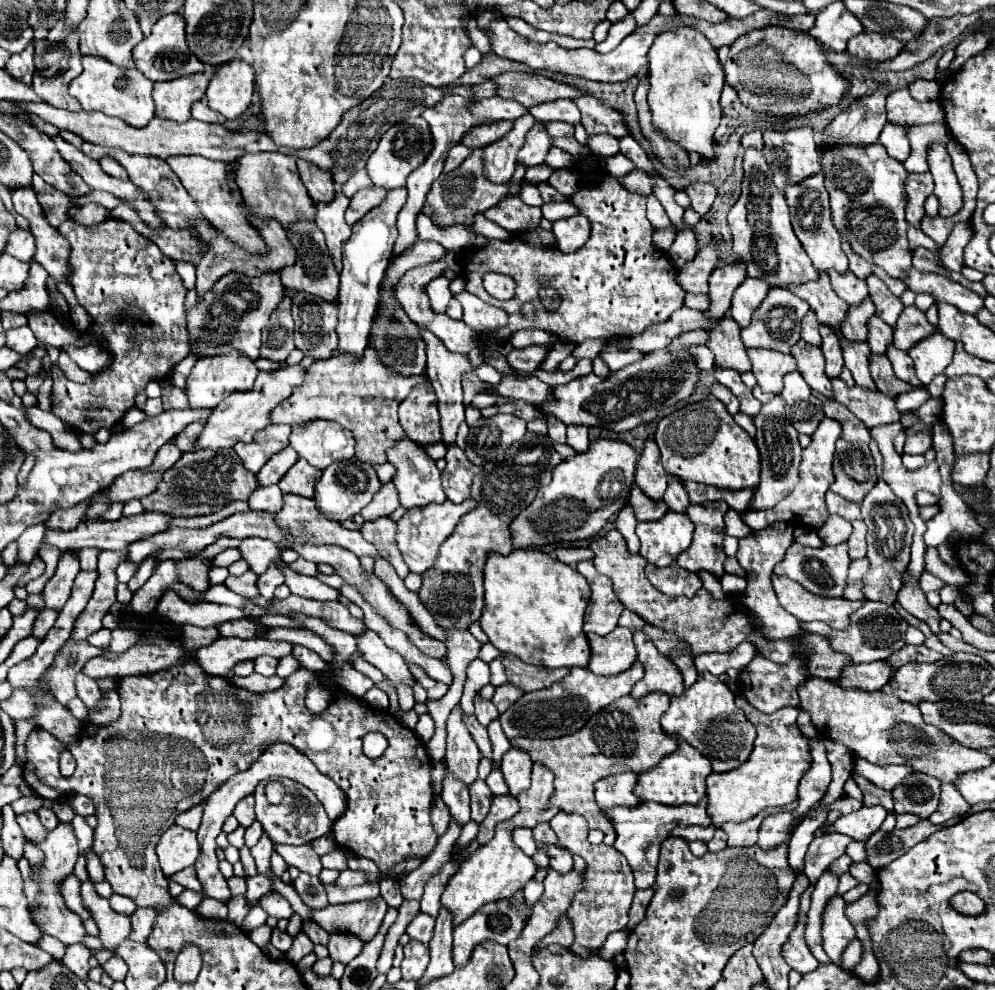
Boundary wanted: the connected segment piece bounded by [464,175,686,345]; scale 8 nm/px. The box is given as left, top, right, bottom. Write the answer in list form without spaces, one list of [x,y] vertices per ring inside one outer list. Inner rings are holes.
[[[606,175],[606,177],[600,177],[596,187],[592,187],[592,185],[580,187],[580,191],[574,193],[570,201],[574,205],[578,205],[580,213],[584,213],[592,223],[590,239],[586,241],[584,247],[580,247],[574,253],[560,253],[558,249],[552,251],[552,249],[542,249],[542,247],[530,247],[524,241],[520,241],[518,237],[514,237],[512,241],[490,239],[484,249],[464,251],[466,289],[470,293],[474,293],[476,297],[480,297],[482,301],[486,301],[490,305],[502,305],[500,301],[490,297],[486,293],[486,289],[482,287],[482,277],[488,271],[510,275],[516,281],[516,295],[508,301],[508,325],[504,329],[500,329],[498,333],[492,333],[492,337],[508,339],[508,335],[518,329],[542,329],[542,331],[548,331],[548,333],[556,335],[558,339],[574,343],[574,345],[580,345],[586,339],[610,341],[610,339],[618,339],[618,337],[638,335],[646,327],[666,321],[678,307],[682,307],[686,293],[676,283],[678,269],[674,269],[674,265],[670,263],[666,253],[660,255],[658,249],[652,245],[652,225],[646,219],[646,197],[644,195],[626,191],[618,183],[618,179],[614,179],[612,175]],[[546,285],[554,287],[562,295],[562,303],[560,303],[558,311],[548,313],[548,311],[544,311],[544,307],[540,303],[538,289],[546,287]],[[528,301],[534,303],[534,307],[536,307],[536,319],[524,319],[520,315],[520,307]]]

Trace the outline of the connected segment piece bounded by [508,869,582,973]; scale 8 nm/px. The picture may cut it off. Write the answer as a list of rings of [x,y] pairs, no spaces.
[[[554,869],[548,871],[548,875],[546,875],[546,879],[544,879],[544,893],[542,893],[540,901],[532,907],[532,915],[530,915],[528,925],[526,925],[524,931],[518,935],[518,939],[508,945],[508,951],[510,951],[510,955],[512,955],[512,963],[514,963],[516,973],[532,973],[532,965],[520,965],[520,963],[530,963],[530,953],[532,953],[534,945],[536,945],[544,935],[548,935],[550,929],[556,927],[558,917],[568,911],[568,907],[570,907],[574,895],[580,891],[580,887],[582,887],[582,875],[578,875],[576,871],[570,871],[570,873],[566,873],[566,875],[562,875],[562,873],[554,871]]]

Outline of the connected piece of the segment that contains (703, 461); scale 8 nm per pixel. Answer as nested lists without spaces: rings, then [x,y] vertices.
[[[718,401],[690,403],[660,419],[654,439],[662,453],[666,473],[682,481],[698,481],[720,489],[754,489],[760,481],[760,453],[750,435],[736,425]]]

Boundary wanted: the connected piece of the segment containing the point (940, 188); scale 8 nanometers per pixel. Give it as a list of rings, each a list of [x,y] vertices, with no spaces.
[[[934,143],[930,147],[928,165],[930,165],[933,181],[936,183],[933,193],[940,201],[940,217],[954,217],[962,209],[964,201],[962,201],[962,189],[958,185],[945,145]]]

